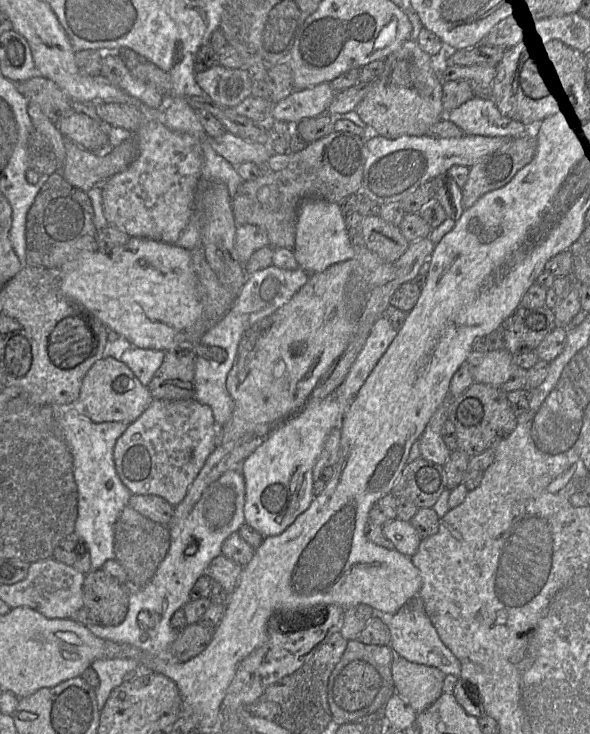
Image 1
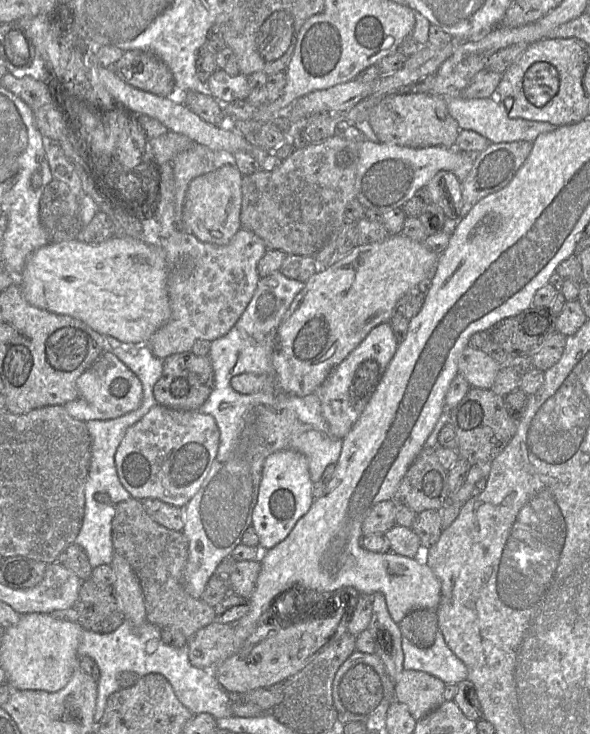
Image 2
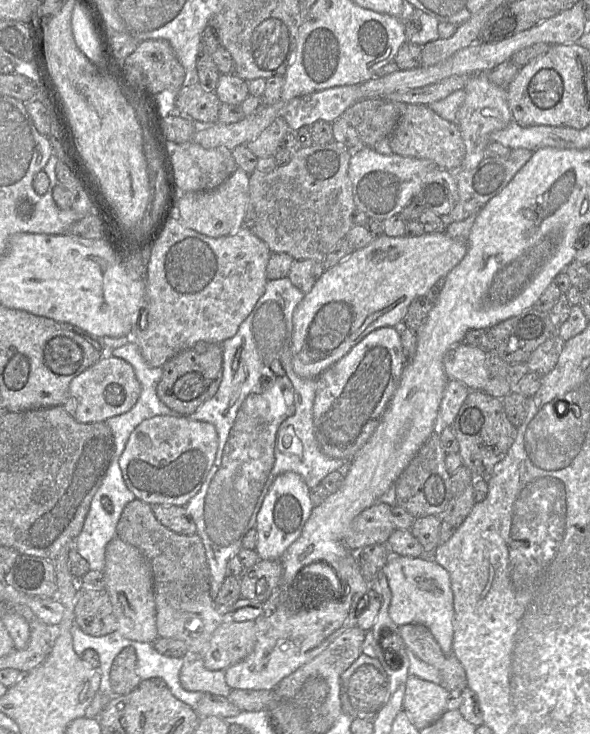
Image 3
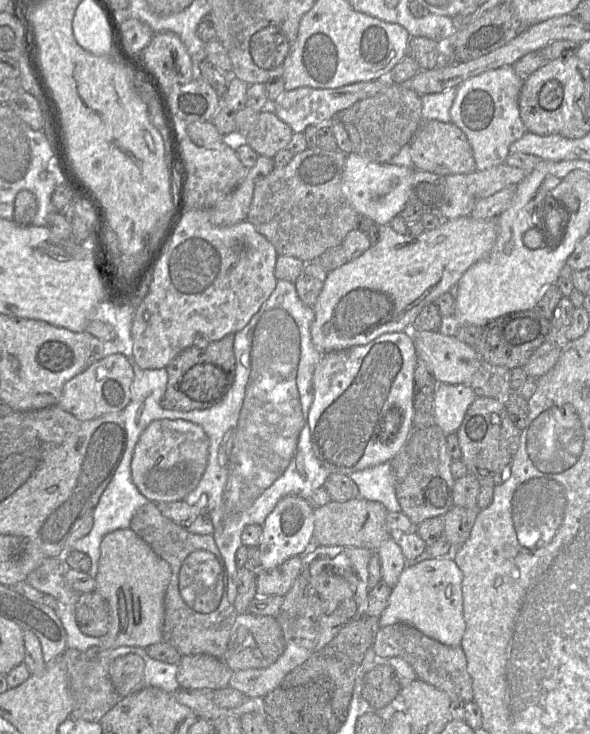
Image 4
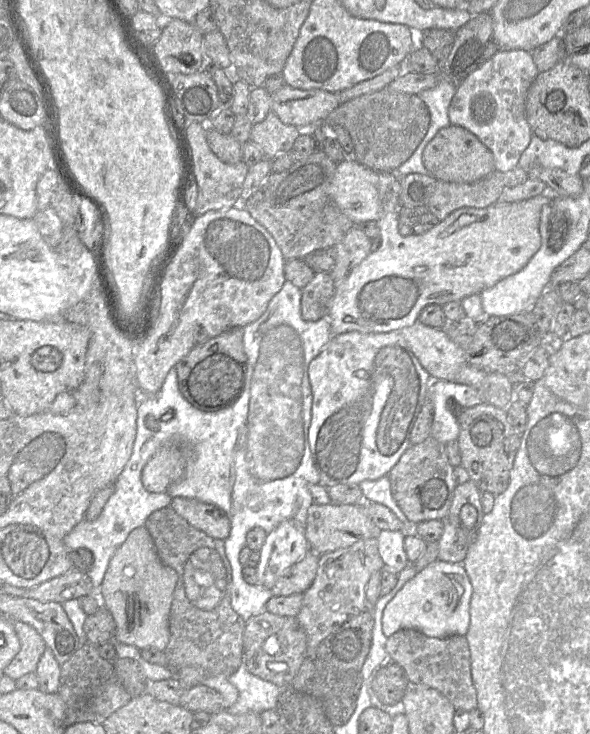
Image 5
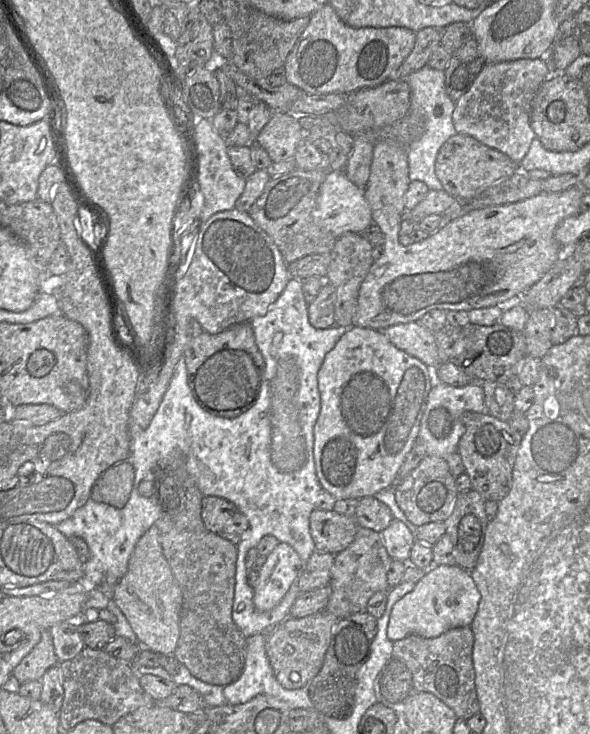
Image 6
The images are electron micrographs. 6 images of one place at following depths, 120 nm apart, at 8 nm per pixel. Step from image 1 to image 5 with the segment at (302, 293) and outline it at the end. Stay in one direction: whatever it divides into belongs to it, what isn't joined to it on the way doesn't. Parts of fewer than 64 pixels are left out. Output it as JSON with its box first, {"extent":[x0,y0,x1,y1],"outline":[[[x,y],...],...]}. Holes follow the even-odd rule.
{"extent":[328,172,553,336],"outline":[[[379,172],[380,180],[378,184],[379,198],[382,208],[382,216],[378,221],[382,243],[379,249],[370,253],[358,266],[356,266],[348,277],[337,284],[335,293],[331,302],[328,313],[332,336],[343,333],[357,331],[360,333],[387,333],[391,331],[400,331],[405,327],[410,327],[418,322],[420,312],[428,305],[437,304],[443,306],[452,301],[461,302],[465,297],[480,294],[483,290],[493,287],[502,279],[513,275],[523,269],[533,255],[541,246],[541,236],[539,232],[539,223],[542,207],[550,203],[553,197],[550,194],[539,195],[528,200],[511,203],[496,203],[484,208],[463,207],[452,212],[446,219],[440,221],[438,225],[422,235],[412,235],[403,237],[399,234],[399,209],[400,209],[400,193],[401,178],[396,172]]]}

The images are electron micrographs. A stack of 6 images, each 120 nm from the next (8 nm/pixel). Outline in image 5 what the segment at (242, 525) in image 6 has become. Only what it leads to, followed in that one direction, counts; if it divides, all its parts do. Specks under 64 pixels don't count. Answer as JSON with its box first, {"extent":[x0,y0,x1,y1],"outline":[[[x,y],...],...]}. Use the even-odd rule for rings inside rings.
{"extent":[170,497,229,540],"outline":[[[174,497],[170,507],[190,525],[212,538],[225,540],[229,536],[229,517],[216,505],[197,499]]]}

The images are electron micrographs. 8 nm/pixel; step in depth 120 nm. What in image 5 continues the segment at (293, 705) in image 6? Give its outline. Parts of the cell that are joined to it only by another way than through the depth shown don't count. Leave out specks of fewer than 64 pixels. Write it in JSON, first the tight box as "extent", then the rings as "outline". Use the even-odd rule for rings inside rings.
{"extent":[227,663,284,715],"outline":[[[244,663],[228,680],[239,693],[237,701],[227,709],[236,715],[276,710],[278,698],[284,689],[253,675]]]}

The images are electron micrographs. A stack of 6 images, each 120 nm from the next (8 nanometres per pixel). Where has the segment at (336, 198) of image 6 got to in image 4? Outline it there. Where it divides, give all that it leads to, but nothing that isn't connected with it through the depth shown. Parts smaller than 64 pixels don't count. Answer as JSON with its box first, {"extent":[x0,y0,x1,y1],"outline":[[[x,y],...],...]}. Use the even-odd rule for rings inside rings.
{"extent":[342,153,415,225],"outline":[[[357,153],[347,154],[342,177],[342,190],[358,214],[368,216],[378,225],[389,224],[408,203],[415,168],[393,163],[371,162]]]}

